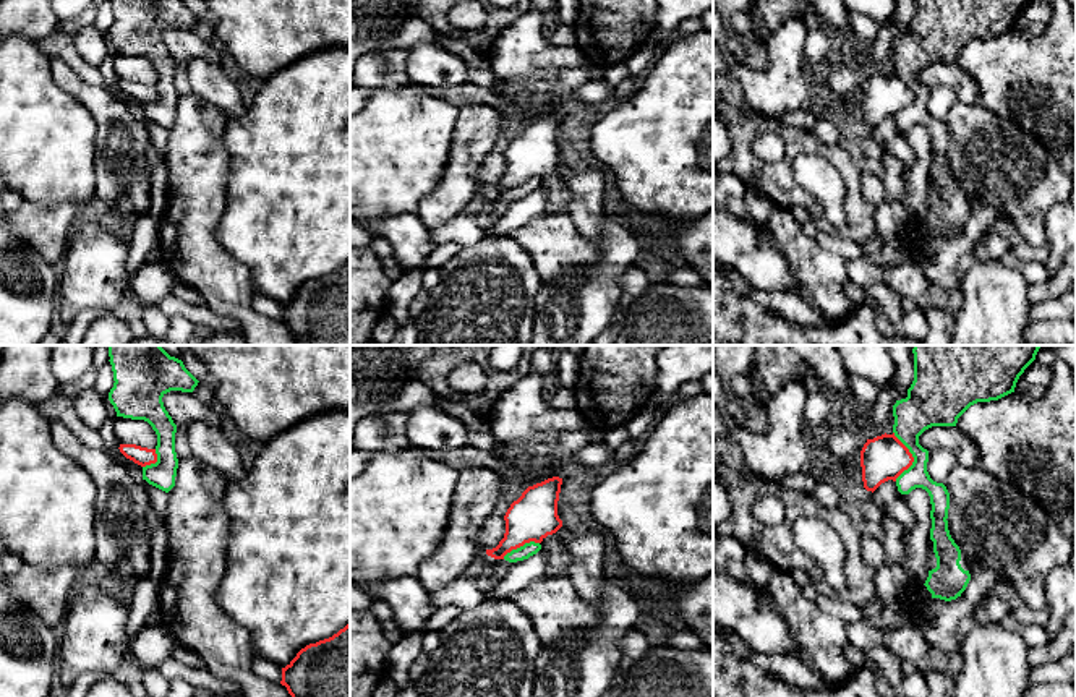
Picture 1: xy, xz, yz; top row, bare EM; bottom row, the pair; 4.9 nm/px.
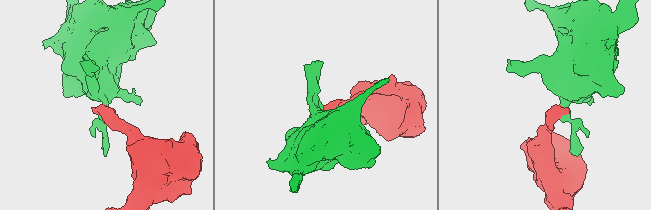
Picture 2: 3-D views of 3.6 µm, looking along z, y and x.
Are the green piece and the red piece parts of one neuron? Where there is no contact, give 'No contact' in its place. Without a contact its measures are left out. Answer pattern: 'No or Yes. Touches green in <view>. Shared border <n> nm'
No. Touches green in yz. Shared border 240 nm

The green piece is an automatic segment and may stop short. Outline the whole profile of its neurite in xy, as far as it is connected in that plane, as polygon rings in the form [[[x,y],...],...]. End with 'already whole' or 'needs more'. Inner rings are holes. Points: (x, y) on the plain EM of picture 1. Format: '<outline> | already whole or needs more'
[[[110,0],[113,8],[113,24],[109,37],[117,53],[144,57],[157,71],[157,99],[143,104],[143,117],[169,130],[175,123],[178,96],[175,89],[177,62],[164,44],[162,34],[170,28],[193,29],[198,16],[185,5],[183,0]]] | already whole

